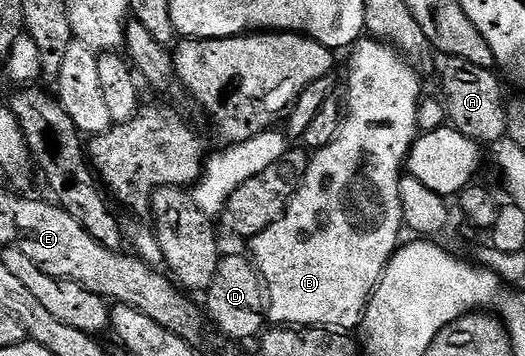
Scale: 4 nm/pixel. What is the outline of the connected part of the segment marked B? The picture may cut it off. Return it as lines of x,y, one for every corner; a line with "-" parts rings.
363,37
360,38
358,43
354,44
351,53
351,68
347,71
347,91
345,90
345,118
343,127
339,130
339,135
332,143
318,148
310,156
311,164
305,173
303,184
297,189
297,193
291,198
290,203
287,204
287,212
276,223
269,225
269,229
265,229
260,235
256,235
250,240
251,251
249,250
249,255
262,278
265,288
265,315
275,325
330,325
335,329
351,329
347,327
353,326
354,323
355,326
362,324
363,312
367,309
367,302
371,299
384,269
387,268
387,262
391,260
392,255
400,246
401,238
399,239
399,234
404,234
405,231
399,181
405,175
407,154
411,152
411,147
420,134
419,104
425,95
423,83
419,80
418,73
415,72
418,70
389,43

